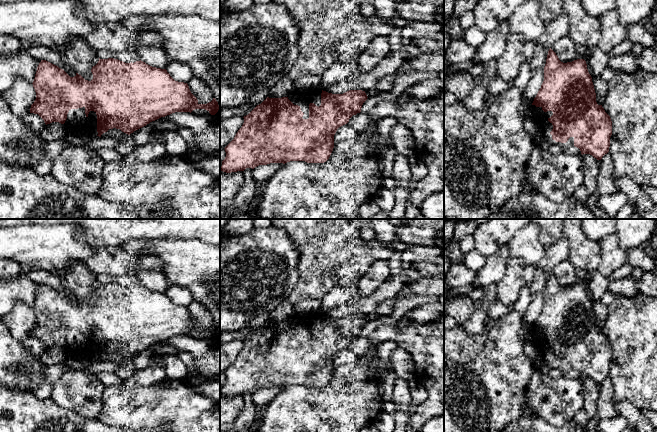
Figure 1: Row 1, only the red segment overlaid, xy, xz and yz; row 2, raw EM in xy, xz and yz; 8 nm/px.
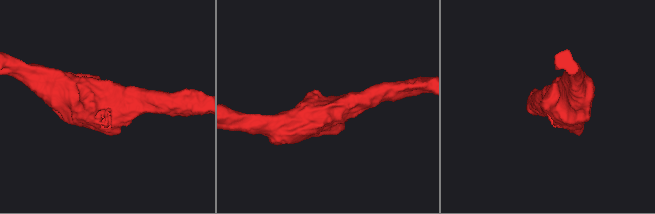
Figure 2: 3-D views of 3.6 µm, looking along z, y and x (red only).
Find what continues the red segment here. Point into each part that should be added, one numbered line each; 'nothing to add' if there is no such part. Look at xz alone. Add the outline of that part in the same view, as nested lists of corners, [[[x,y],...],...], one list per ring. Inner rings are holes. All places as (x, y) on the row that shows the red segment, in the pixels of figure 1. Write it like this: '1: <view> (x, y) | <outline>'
1: xz (302, 98) | [[[313,88],[306,90],[294,90],[289,94],[288,99],[301,108],[304,113],[303,119],[309,118],[309,104],[314,103],[316,106],[321,105],[321,88]]]

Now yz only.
1: yz (544, 127) | [[[532,105],[532,111],[537,124],[538,133],[542,134],[546,140],[551,144],[561,146],[563,150],[574,145],[574,137],[570,137],[566,143],[556,142],[552,139],[550,132],[553,129],[553,125],[548,121],[548,119],[553,115],[552,111],[544,112],[542,107],[536,107],[535,105]]]

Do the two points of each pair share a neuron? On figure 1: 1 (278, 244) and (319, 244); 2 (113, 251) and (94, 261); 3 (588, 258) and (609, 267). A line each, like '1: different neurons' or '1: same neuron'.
1: different neurons
2: same neuron
3: different neurons

